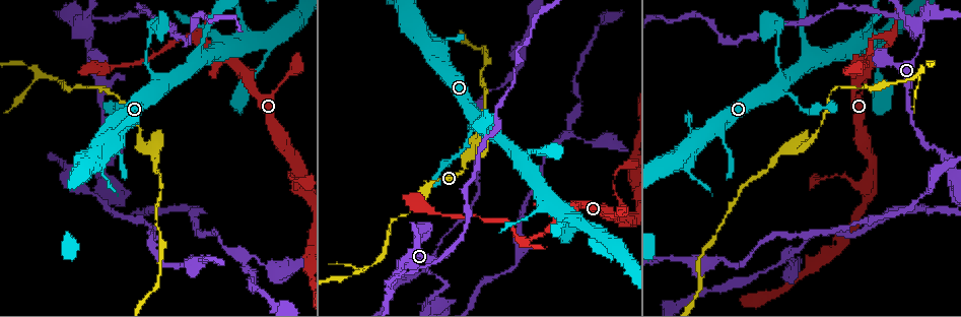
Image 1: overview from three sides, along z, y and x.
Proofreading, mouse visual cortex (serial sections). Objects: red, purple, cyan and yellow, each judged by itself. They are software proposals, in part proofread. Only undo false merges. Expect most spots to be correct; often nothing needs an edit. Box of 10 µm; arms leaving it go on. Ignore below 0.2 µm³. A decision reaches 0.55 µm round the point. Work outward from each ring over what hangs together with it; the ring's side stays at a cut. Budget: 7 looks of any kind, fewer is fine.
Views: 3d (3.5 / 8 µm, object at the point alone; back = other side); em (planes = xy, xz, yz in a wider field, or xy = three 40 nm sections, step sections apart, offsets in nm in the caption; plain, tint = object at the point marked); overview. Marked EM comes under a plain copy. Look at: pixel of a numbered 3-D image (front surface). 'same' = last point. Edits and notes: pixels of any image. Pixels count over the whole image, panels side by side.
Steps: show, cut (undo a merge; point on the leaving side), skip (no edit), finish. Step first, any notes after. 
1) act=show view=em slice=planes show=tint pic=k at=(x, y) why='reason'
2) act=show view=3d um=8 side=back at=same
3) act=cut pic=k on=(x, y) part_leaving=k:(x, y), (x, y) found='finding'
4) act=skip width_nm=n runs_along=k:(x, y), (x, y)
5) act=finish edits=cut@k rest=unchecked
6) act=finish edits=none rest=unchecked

act=show view=3d um=3.5 pic=1 at=(75, 30)

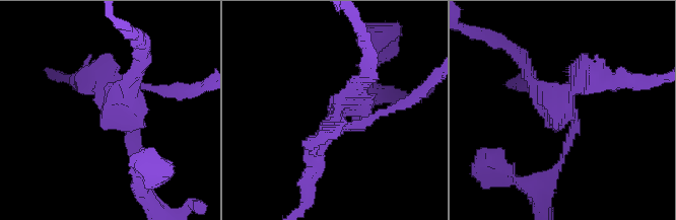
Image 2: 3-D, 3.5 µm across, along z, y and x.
act=show view=em slice=xy step=3 show=tint pic=2 at=(110, 109)

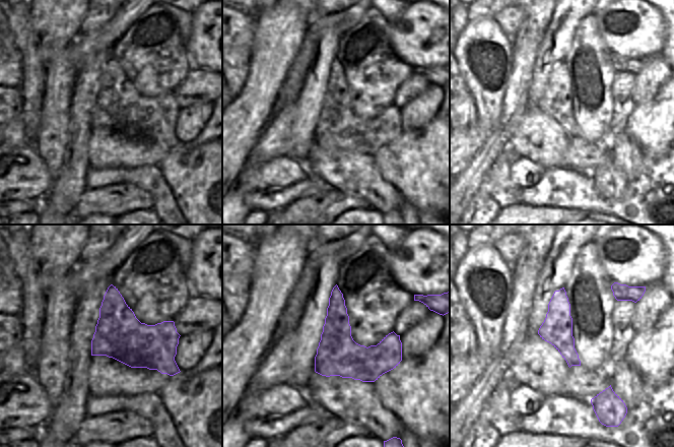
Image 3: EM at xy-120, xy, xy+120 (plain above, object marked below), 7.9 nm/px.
act=show view=em slice=xy step=2 show=tint at=same why='cut it another way'

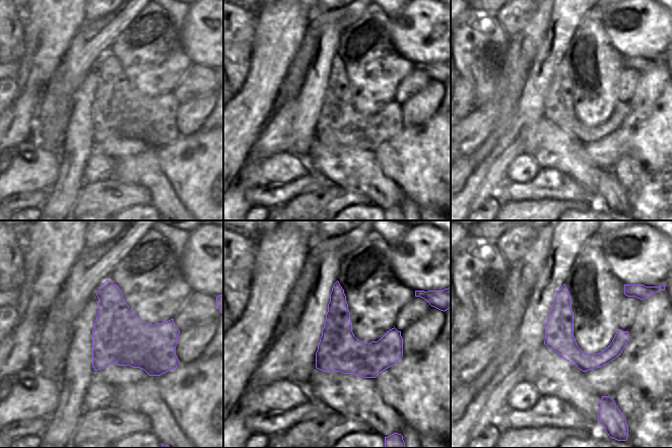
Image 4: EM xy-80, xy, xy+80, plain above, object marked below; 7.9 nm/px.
act=cut pic=2 on=(308, 150) part_leaving=2:(336, 125), (364, 123), (426, 89) found='a second cell is stuck on'

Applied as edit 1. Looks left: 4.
act=show view=overview

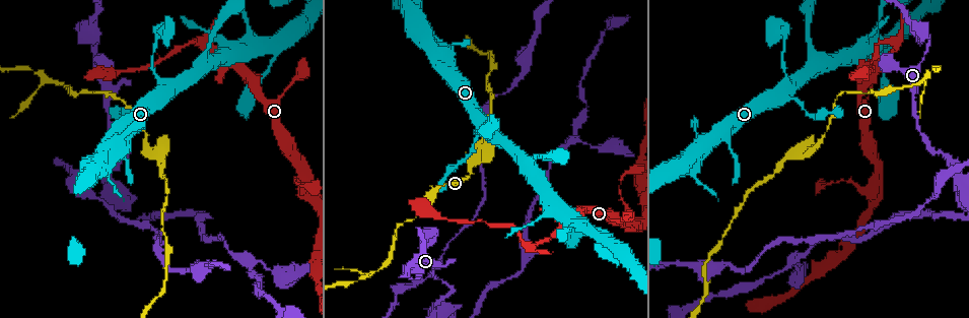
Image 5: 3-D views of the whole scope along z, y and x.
act=show view=3d um=3.5 pic=5 at=(355, 281)

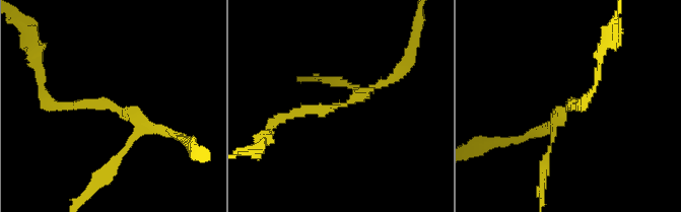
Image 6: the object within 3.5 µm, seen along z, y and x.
act=show view=em slice=xy step=1 show=tint pic=6 at=(565, 106) why='shape alone is not enough'

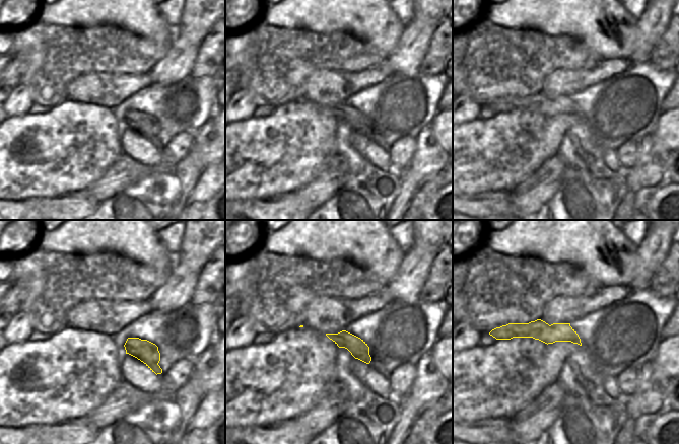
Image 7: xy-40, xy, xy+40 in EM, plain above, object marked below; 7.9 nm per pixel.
act=skip arm_widths_nm=150,150 runs_along=7:(499, 329), (565, 332), (578, 341) found='all the same cell'

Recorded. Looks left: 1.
act=finish edits=cut@2 rest=unchecked

